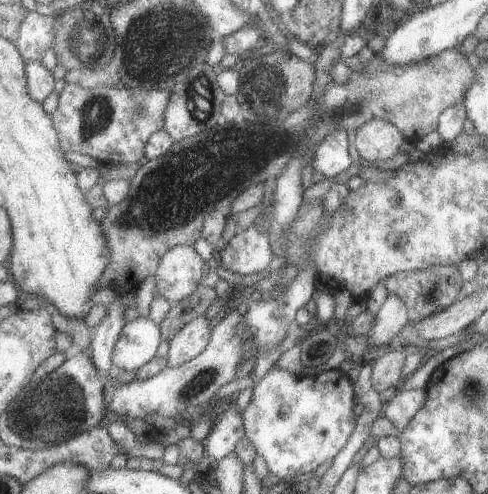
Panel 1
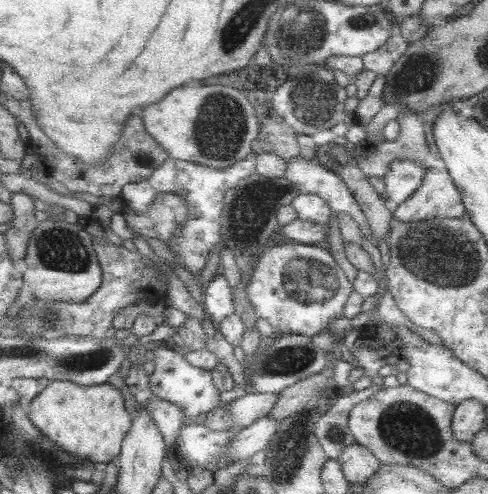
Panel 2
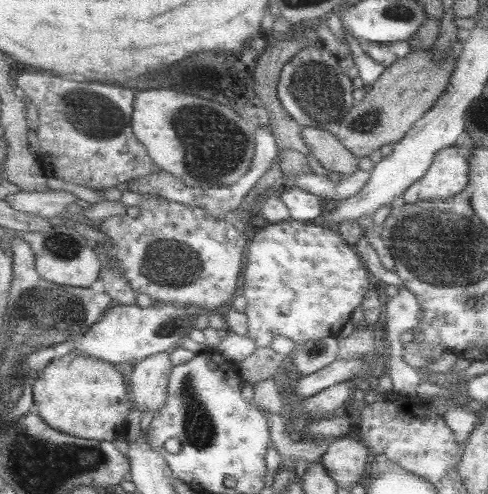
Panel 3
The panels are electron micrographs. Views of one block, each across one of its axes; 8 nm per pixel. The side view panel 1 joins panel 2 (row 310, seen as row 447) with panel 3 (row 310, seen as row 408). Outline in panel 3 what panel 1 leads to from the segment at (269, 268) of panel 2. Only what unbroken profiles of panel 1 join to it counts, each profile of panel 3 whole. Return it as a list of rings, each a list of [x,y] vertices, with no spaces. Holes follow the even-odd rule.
[[[287,220],[283,224],[275,224],[275,226],[257,226],[257,234],[253,238],[253,242],[249,244],[249,250],[247,250],[247,266],[243,270],[243,278],[245,278],[245,284],[243,284],[243,296],[247,300],[247,310],[245,314],[249,316],[249,336],[257,342],[257,346],[269,346],[273,342],[275,336],[287,336],[291,338],[297,346],[305,344],[305,342],[319,342],[323,338],[337,338],[339,336],[339,330],[343,330],[343,326],[353,318],[355,310],[359,306],[363,306],[363,300],[367,298],[367,292],[369,292],[369,286],[371,286],[371,270],[367,268],[367,264],[363,262],[361,254],[355,250],[355,246],[351,246],[337,230],[333,228],[325,228],[321,222],[309,222],[309,224],[303,224],[303,222],[295,222],[295,220]]]

